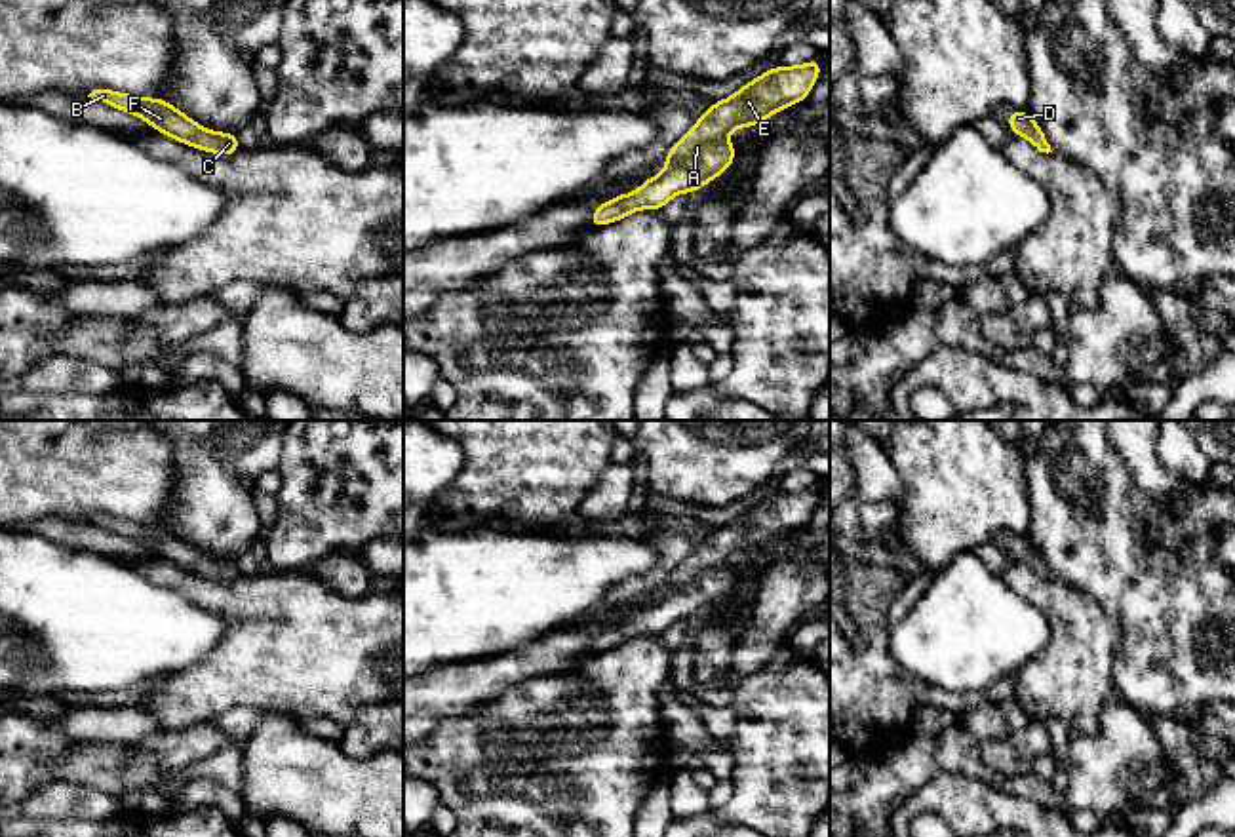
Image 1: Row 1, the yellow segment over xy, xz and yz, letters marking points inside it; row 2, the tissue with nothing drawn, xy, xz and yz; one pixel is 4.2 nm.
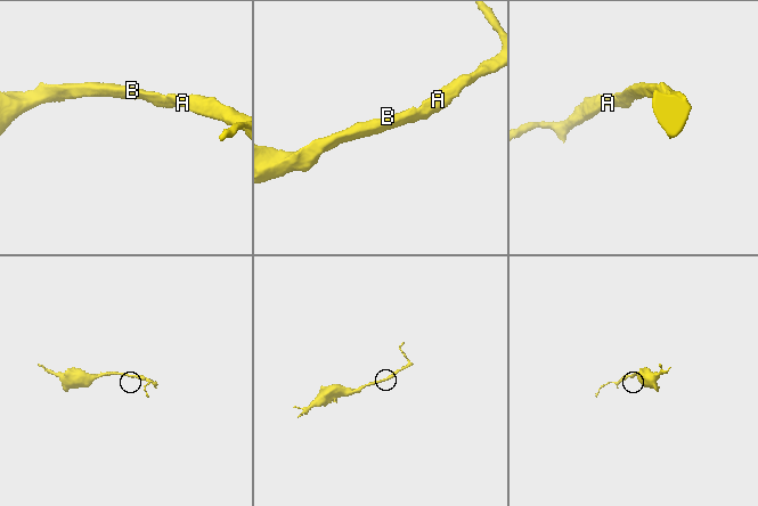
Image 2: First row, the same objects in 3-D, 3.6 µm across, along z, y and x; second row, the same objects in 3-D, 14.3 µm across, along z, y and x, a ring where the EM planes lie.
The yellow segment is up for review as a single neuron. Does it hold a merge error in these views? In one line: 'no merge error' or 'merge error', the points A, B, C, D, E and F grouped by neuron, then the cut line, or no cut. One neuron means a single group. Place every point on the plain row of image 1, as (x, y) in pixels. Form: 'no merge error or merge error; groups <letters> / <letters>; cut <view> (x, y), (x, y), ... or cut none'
no merge error; groups A B C D E F; cut none

